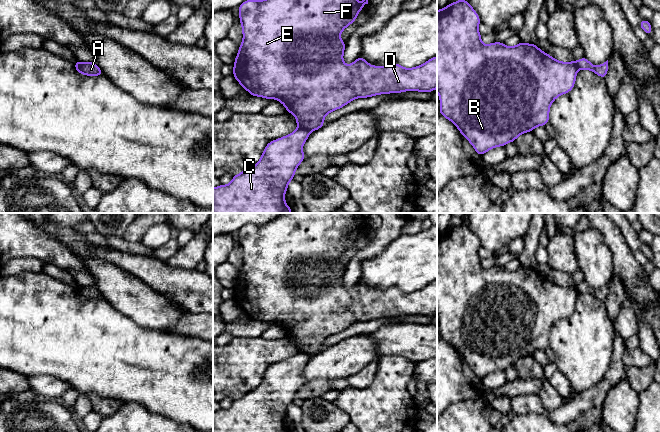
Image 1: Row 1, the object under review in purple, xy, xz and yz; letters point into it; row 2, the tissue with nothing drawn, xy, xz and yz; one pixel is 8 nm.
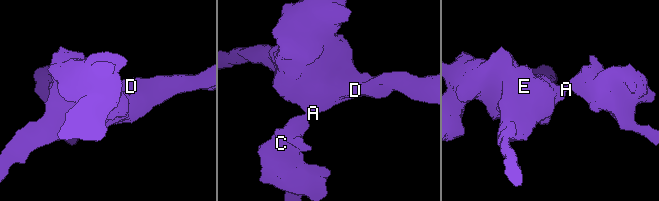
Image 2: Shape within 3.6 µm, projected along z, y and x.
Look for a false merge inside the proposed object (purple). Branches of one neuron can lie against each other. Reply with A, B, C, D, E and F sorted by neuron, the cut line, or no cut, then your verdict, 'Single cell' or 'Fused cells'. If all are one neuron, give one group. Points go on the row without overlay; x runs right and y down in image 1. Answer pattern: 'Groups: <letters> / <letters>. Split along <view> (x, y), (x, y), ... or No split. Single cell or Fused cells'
Groups: A B D E F / C. Split along xz (299, 351), (310, 355). Fused cells

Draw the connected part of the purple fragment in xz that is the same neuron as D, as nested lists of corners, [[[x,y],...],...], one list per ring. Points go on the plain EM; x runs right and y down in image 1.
[[[283,213],[273,221],[265,224],[246,224],[241,227],[238,232],[243,256],[243,265],[239,271],[239,275],[233,288],[233,300],[235,303],[250,317],[251,320],[277,323],[280,325],[286,331],[287,337],[294,338],[296,340],[296,347],[298,351],[309,355],[318,354],[326,349],[323,347],[323,344],[328,337],[342,332],[355,322],[367,322],[379,318],[401,317],[404,315],[420,315],[430,317],[431,315],[435,314],[437,312],[437,280],[431,282],[420,290],[408,293],[400,290],[398,287],[391,287],[386,290],[371,290],[361,280],[359,280],[349,290],[344,288],[343,277],[346,266],[343,266],[339,262],[339,259],[348,249],[355,246],[358,237],[366,228],[368,228],[367,219],[360,227],[357,228],[355,215],[356,213]]]

